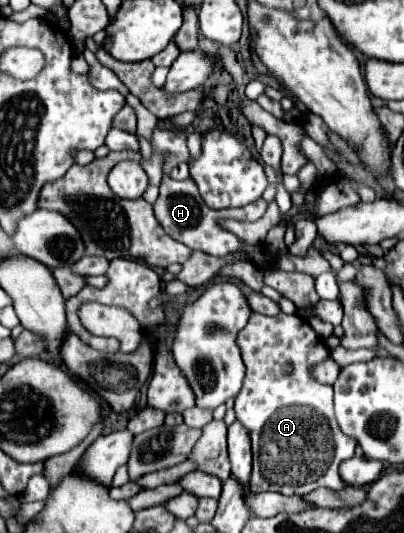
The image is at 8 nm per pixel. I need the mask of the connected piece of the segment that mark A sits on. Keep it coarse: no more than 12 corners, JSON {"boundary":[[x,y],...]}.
{"boundary":[[254,312],[236,342],[234,402],[252,442],[250,490],[366,486],[330,356],[298,314]]}

